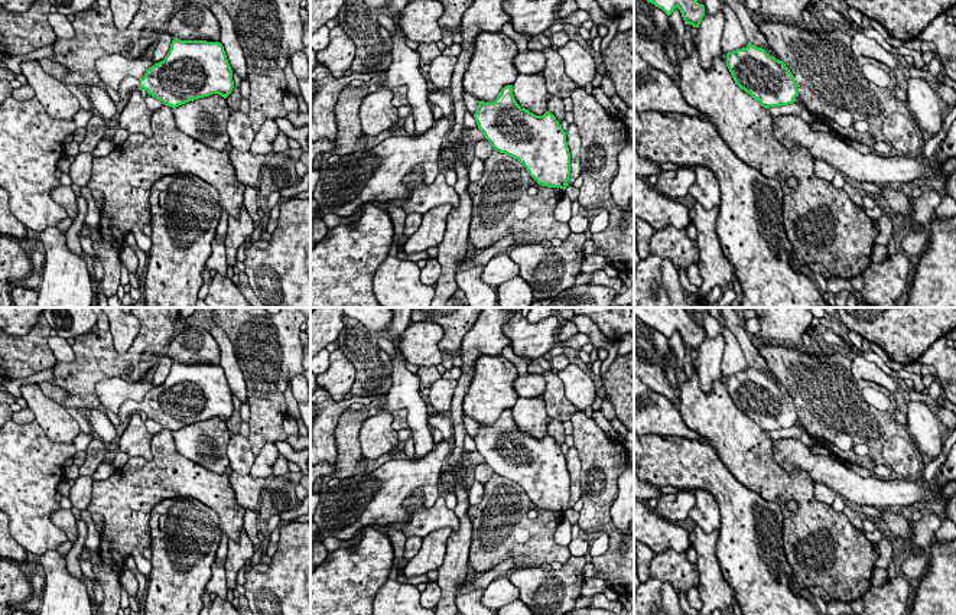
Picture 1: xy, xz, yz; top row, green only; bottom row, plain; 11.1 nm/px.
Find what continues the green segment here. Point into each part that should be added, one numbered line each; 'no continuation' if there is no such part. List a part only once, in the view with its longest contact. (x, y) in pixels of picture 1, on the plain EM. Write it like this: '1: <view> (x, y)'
1: xy (129, 406)

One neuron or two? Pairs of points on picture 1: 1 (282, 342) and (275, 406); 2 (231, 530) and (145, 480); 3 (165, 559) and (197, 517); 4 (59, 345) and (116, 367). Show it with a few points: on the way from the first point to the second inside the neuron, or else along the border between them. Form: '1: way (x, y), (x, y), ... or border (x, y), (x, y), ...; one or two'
1: way (282, 358), (279, 383), (275, 390); one
2: way (221, 506), (195, 481), (169, 480); one
3: way (169, 549), (185, 533), (187, 527); one
4: border (72, 347), (74, 358), (71, 361), (58, 361); two

